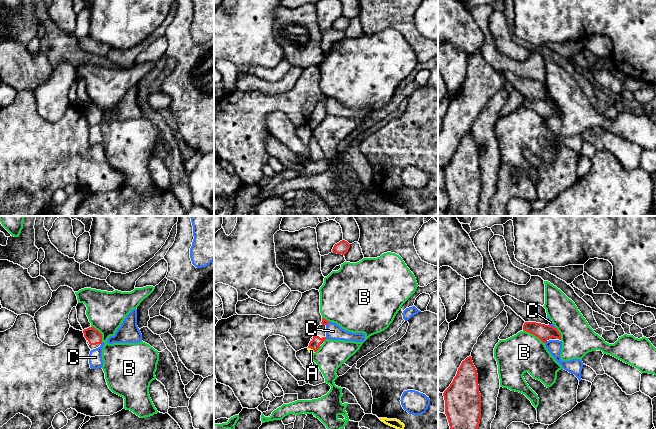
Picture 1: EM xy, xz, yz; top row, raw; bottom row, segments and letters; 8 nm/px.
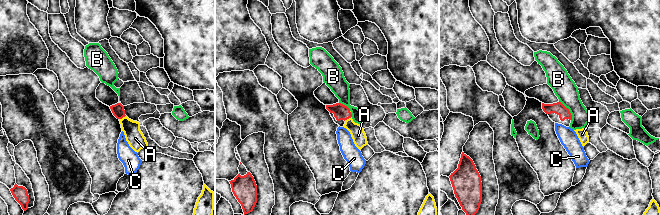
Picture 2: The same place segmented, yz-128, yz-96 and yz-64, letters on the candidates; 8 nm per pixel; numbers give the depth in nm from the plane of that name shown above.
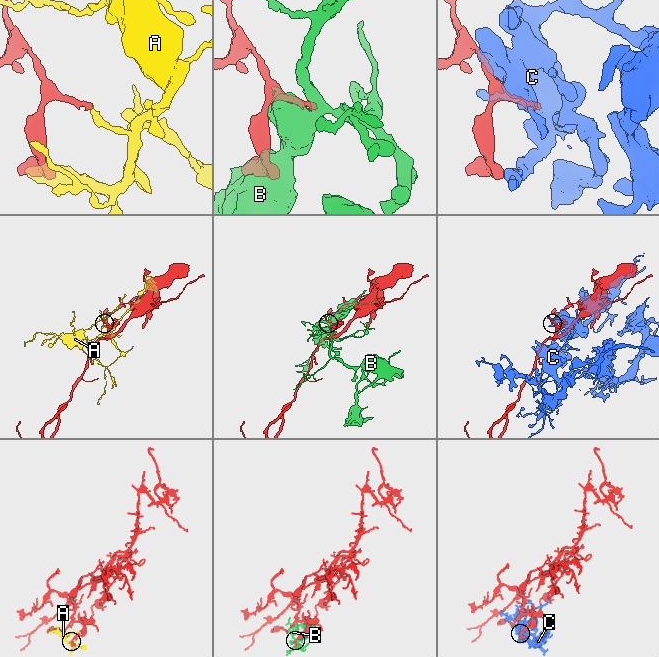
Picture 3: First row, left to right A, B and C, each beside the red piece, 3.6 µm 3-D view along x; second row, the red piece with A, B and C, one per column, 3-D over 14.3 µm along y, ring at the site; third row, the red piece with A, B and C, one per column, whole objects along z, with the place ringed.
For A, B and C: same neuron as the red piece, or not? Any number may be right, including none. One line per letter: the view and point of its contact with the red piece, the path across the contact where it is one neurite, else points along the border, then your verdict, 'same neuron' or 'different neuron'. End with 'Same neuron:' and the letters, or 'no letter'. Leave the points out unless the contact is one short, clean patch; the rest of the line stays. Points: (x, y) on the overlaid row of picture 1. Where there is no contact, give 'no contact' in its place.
A: contact xz (312, 348); border xz (308, 347), (314, 352); different neuron
B: contact yz (534, 334); different neuron
C: contact yz (552, 326); different neuron
Same neuron: no letter

